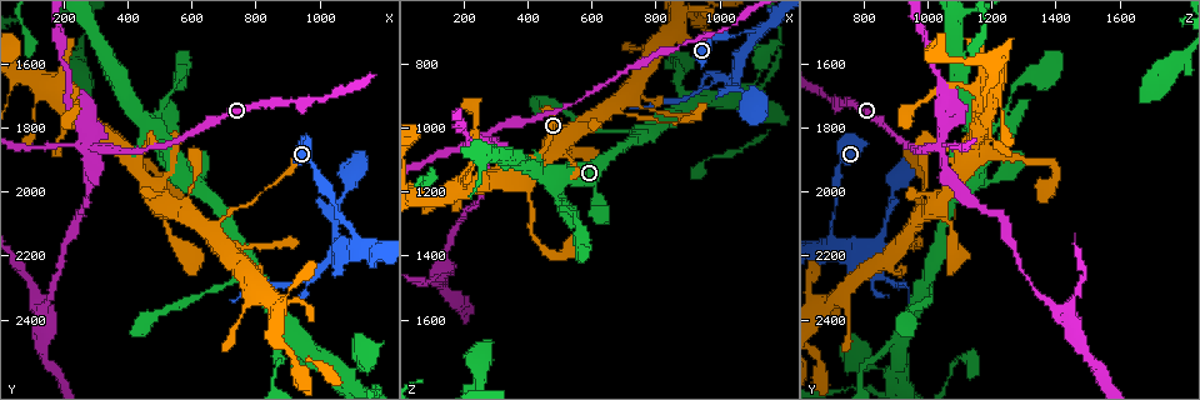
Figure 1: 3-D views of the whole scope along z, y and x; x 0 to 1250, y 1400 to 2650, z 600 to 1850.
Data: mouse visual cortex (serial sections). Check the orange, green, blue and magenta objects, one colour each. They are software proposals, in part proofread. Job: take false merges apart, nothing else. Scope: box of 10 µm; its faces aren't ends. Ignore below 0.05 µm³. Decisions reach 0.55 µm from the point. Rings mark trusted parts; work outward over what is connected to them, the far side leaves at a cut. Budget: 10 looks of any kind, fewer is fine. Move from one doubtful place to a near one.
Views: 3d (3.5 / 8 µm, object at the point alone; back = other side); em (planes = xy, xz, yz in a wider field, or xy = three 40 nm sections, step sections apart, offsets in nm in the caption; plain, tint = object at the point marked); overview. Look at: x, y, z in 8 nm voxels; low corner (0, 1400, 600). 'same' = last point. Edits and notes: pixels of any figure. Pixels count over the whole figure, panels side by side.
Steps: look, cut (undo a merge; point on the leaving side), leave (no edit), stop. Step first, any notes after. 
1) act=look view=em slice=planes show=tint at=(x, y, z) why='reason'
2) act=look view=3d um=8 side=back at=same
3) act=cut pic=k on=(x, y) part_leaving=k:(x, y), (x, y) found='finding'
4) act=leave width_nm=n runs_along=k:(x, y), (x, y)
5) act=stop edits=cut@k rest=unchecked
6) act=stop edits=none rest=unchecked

act=look view=3d um=3.5 at=(180, 1670, 1200) why='a fork'

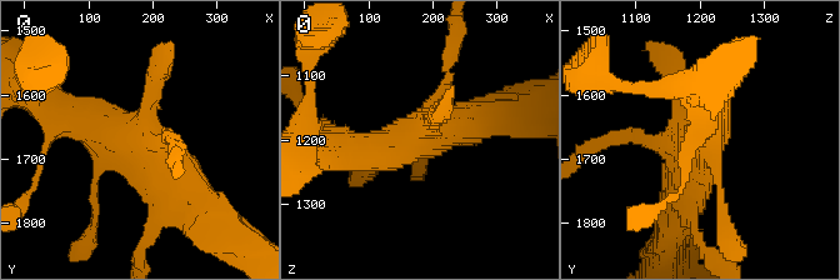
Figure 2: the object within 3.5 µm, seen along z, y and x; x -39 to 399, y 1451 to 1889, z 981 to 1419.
act=look view=em slice=xy step=2 show=tint at=(180, 1675, 1200)

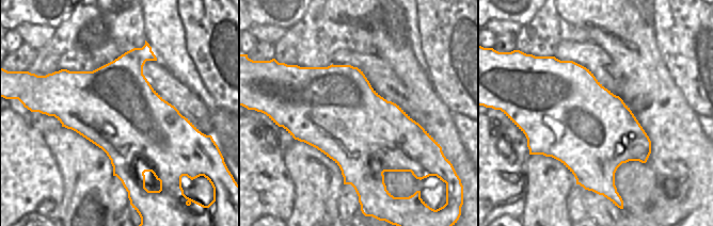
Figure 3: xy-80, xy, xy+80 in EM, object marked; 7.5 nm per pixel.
act=leave runs_along=2:(199, 195), (138, 141), (61, 119) found='all the same cell'

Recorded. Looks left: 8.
act=look view=3d um=8 at=(510, 1730, 1260)

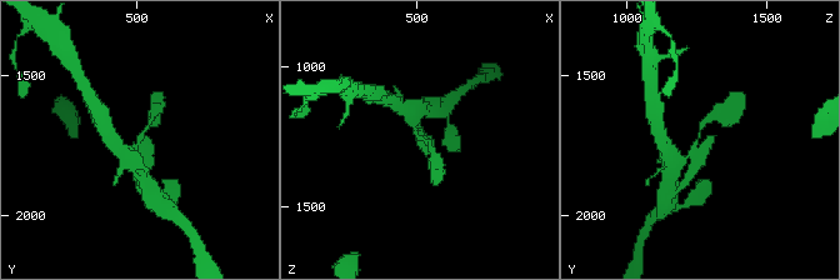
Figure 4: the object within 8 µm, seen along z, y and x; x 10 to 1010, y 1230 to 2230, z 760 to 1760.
act=look view=em slice=xy step=2 show=tint at=same arms=3 arm_widths_nm=200,200,350 why='shape alone is not enough'

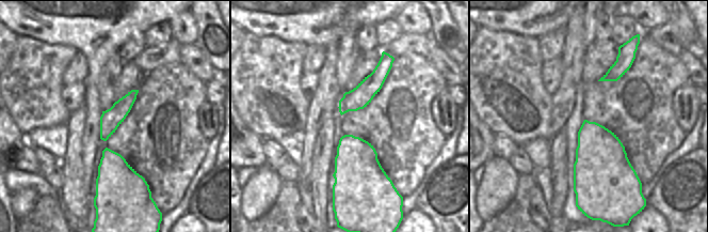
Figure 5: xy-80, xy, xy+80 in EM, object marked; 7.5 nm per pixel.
act=leave runs_along=5:(388, 61), (380, 74), (342, 110) found='all the same cell'

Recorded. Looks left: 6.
act=look view=em slice=xy step=2 show=tint at=(660, 2130, 940) why='three-way junction'

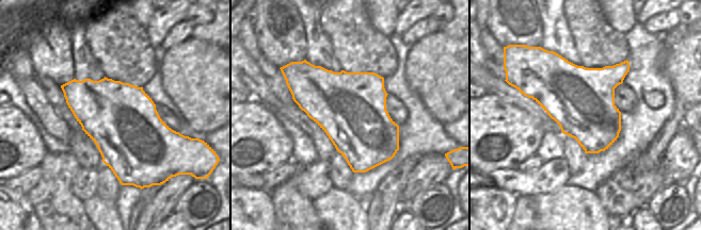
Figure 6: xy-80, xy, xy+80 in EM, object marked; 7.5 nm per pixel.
act=look view=3d um=3.5 at=same why='wider look'

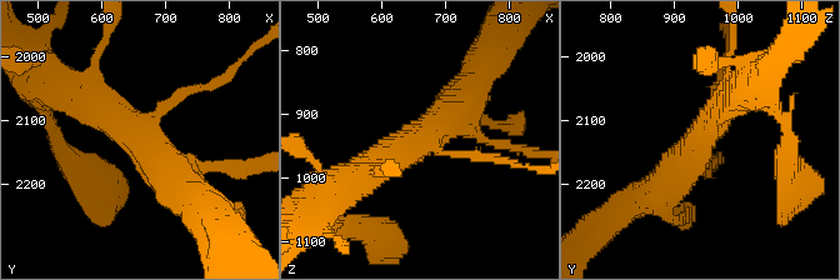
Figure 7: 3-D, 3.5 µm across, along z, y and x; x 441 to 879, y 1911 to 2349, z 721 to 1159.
act=leave found='all the same cell'

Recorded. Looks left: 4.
act=look view=3d um=8 at=(270, 1870, 1040) why='two arms at a narrow angle'

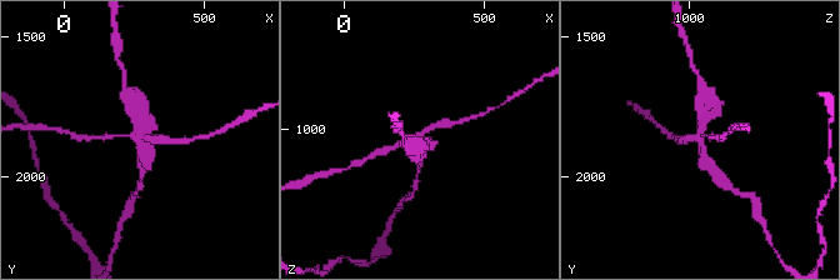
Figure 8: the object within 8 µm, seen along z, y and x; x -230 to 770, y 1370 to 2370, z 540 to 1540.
act=look view=em slice=xy step=3 show=tint at=same

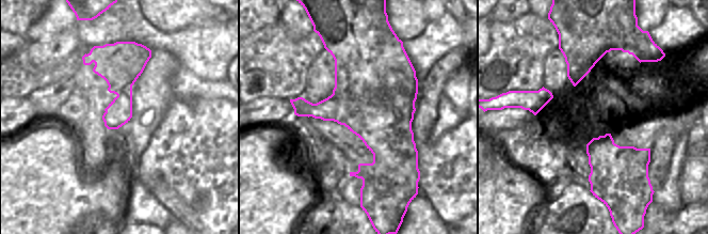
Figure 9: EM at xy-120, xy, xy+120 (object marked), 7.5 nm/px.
act=cut pic=8 on=(131, 111) part_leaving=8:(143, 143), (148, 160), (143, 184) found='a second cell is stuck on'

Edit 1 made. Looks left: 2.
act=stop edits=cut@8 rest=unchecked

